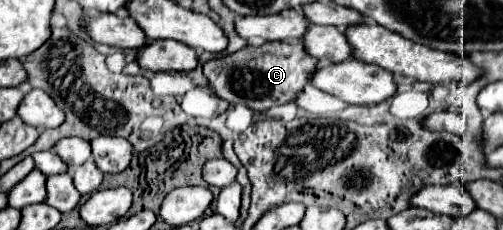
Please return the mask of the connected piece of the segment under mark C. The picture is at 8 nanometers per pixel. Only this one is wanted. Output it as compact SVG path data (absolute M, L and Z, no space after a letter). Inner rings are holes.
M270 41L264 47L244 47L242 51L234 55L226 55L220 59L212 59L204 65L204 75L210 81L210 87L214 93L232 103L232 105L246 105L250 109L256 109L260 113L292 103L300 91L310 83L312 73L320 67L320 61L316 57L310 57L304 49L304 45L298 43L278 43Z

